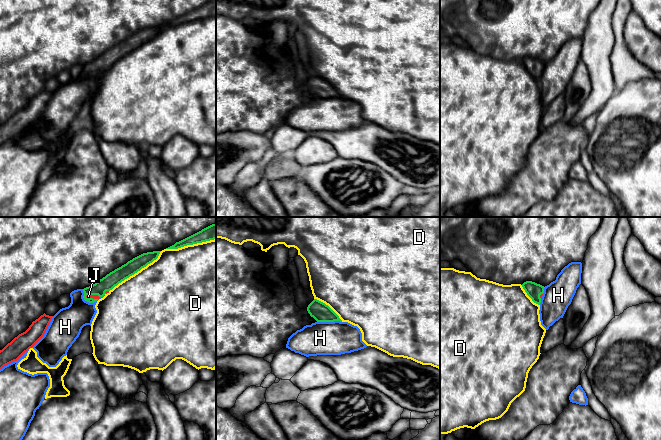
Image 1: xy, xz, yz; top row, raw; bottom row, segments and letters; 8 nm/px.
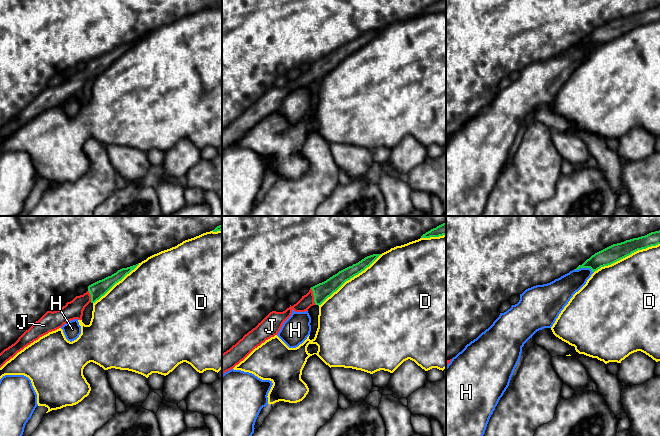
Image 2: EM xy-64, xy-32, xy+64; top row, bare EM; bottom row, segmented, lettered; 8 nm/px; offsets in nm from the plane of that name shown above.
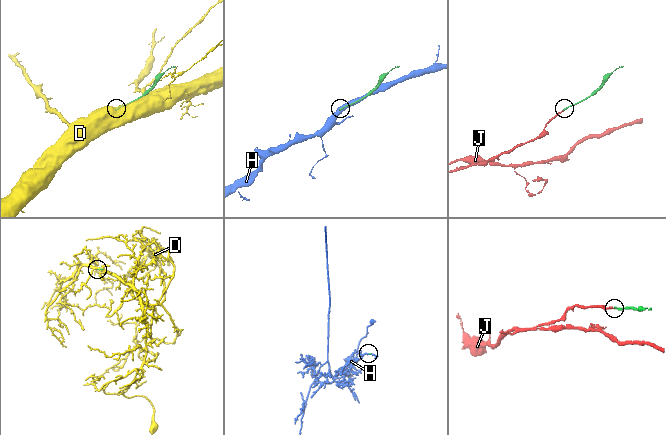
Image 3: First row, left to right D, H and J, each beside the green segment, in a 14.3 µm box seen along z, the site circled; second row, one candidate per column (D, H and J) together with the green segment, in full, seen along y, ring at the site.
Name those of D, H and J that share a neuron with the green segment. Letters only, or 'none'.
J

